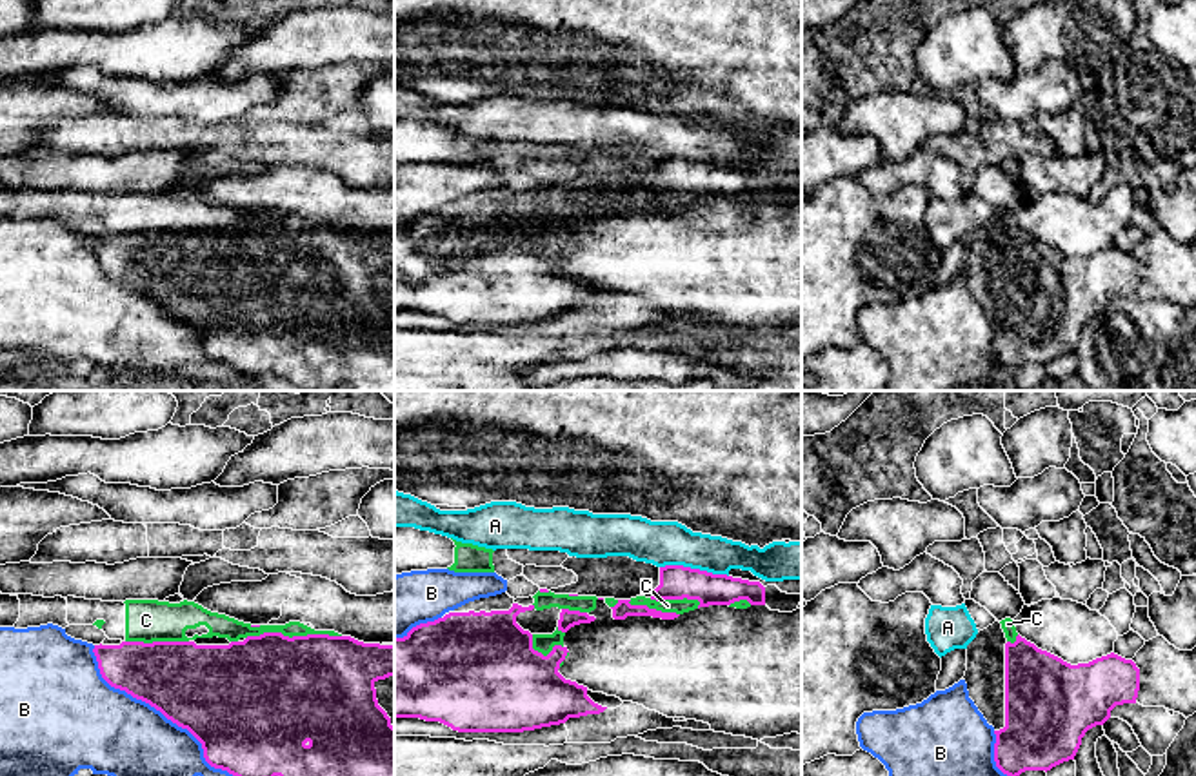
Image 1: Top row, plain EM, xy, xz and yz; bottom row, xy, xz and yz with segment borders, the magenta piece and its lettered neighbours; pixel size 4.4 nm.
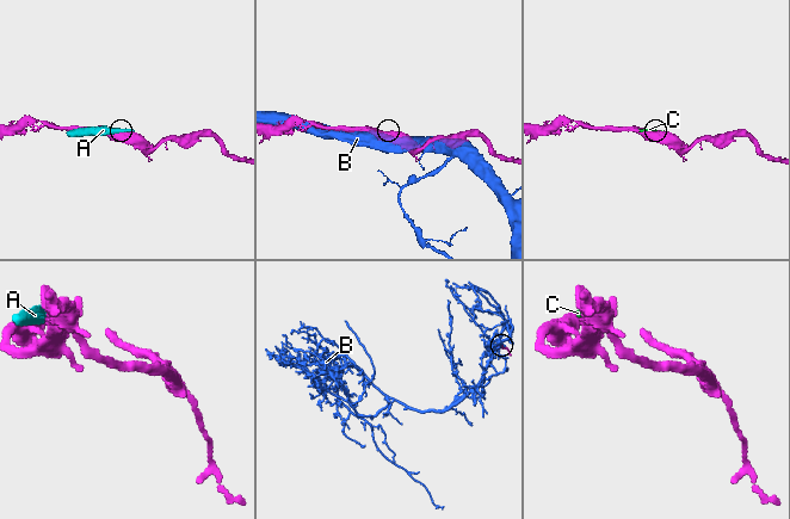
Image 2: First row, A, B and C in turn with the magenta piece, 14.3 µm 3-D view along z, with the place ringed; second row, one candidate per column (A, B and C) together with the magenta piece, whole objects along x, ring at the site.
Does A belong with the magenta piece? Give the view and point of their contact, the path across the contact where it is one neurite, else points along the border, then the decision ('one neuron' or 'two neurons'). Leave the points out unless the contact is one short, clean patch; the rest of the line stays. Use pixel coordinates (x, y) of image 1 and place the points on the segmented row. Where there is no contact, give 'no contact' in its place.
contact xz (695, 569); border xz (660, 566), (689, 566), (727, 577); two neurons

